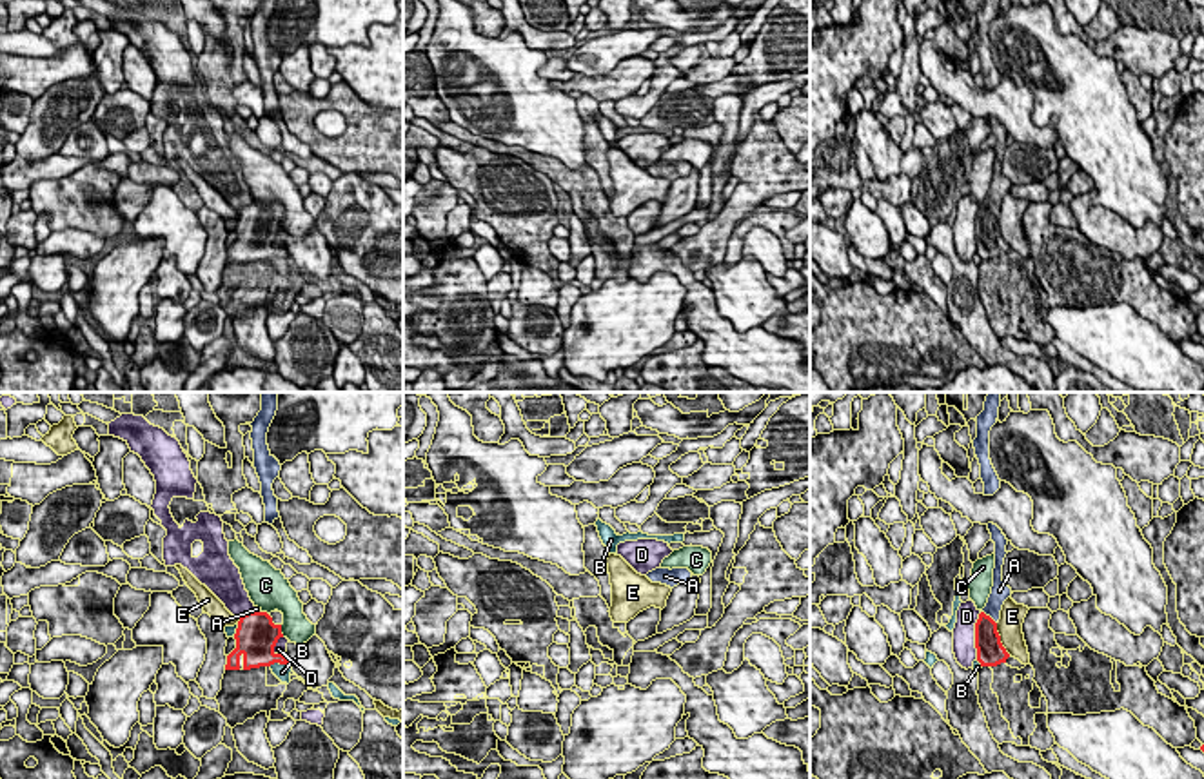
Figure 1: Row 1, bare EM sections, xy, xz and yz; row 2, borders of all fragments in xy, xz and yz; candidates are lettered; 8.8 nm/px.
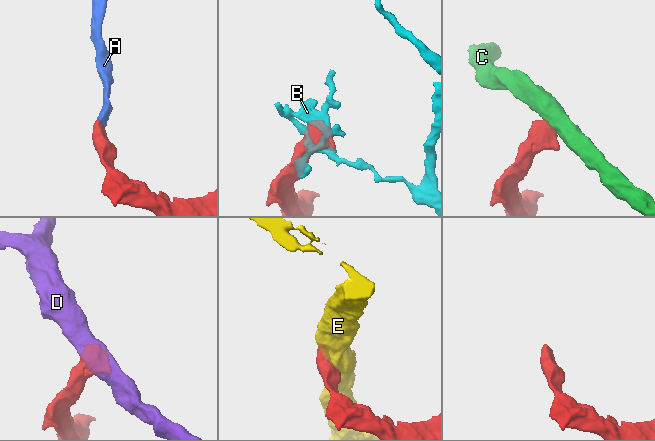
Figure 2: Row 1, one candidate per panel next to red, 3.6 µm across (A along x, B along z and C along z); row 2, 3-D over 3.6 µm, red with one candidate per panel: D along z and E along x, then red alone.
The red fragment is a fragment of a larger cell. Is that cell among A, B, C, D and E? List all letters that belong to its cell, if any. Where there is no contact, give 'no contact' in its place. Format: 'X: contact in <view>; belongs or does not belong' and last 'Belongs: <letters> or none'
A: contact in yz; belongs
B: contact in xy; does not belong
C: contact in xy; does not belong
D: contact in yz; does not belong
E: contact in yz; does not belong
Belongs: A

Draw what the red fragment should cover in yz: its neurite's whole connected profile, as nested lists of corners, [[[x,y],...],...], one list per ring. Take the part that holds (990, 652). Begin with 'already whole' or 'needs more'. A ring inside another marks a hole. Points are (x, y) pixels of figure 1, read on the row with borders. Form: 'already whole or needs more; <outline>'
needs more; [[[988,523],[988,530],[992,534],[992,541],[995,543],[993,587],[988,603],[975,623],[975,648],[981,666],[997,666],[1001,663],[1006,663],[1006,659],[1010,657],[1001,643],[997,623],[1001,619],[1004,601],[1012,596],[1012,588],[1002,581],[1002,565],[1008,554],[1008,539],[993,523]]]

